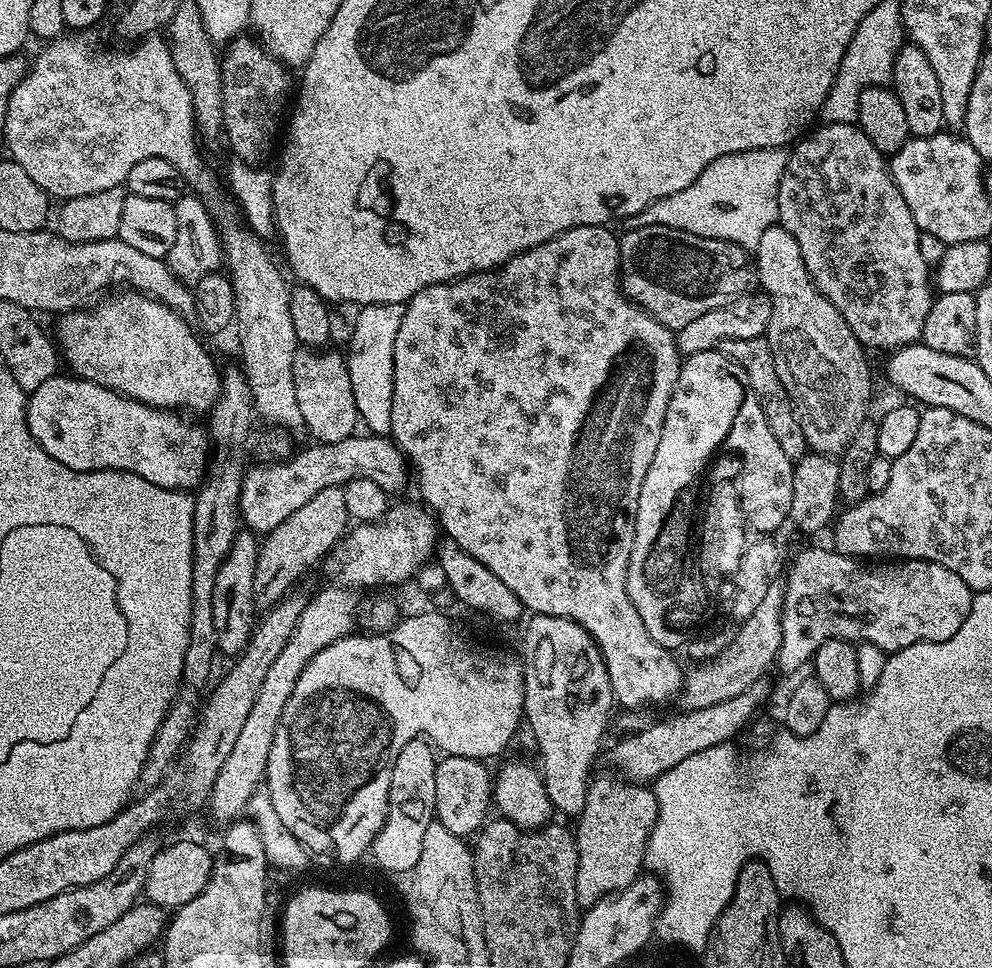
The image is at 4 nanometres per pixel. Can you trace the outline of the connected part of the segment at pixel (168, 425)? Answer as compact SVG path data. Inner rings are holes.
M57 374L42 382L28 396L28 429L44 447L46 454L58 458L62 466L79 472L105 472L113 468L119 472L133 472L154 486L177 490L199 489L206 476L206 432L203 427L183 420L181 413L166 408L152 408L141 400L129 400L120 392L81 380L75 374Z

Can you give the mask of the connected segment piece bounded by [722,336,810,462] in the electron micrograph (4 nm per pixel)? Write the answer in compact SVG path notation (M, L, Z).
M764 336L746 338L745 340L727 340L722 346L725 356L729 356L740 367L741 373L746 377L746 383L752 393L758 398L762 406L762 414L766 414L766 426L770 426L770 434L774 434L778 446L786 453L786 458L792 461L801 460L807 456L810 449L806 436L802 434L800 418L791 400L784 394L780 386L780 379L774 370L774 358L770 354L770 346Z

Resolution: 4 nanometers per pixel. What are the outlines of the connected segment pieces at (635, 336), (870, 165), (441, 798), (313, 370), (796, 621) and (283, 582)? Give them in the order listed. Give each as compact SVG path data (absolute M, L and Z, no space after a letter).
M602 224L571 228L538 246L527 248L525 252L517 252L498 268L461 276L447 284L431 284L415 292L404 309L398 338L394 338L394 402L390 410L390 436L414 469L415 479L416 476L420 479L419 499L438 517L443 535L453 540L460 551L478 558L482 566L498 574L498 578L518 594L521 605L529 613L561 616L584 627L604 656L613 697L619 703L621 700L625 709L634 710L646 700L666 699L671 691L679 691L682 683L682 668L676 665L672 657L675 655L646 634L646 626L642 626L642 618L638 618L638 610L634 610L634 602L630 602L626 590L638 494L642 494L646 470L650 470L650 462L654 462L654 450L658 450L666 406L678 382L682 357L676 347L673 329L659 324L621 292L618 283L620 242L612 230Z
M824 122L821 125L817 132L809 131L803 138L797 139L788 152L786 170L778 186L779 227L787 230L794 238L794 242L798 242L798 250L802 250L802 262L810 274L812 285L831 302L834 310L838 310L838 314L842 314L842 318L846 318L846 326L850 326L850 330L859 338L865 349L905 348L906 345L920 340L926 314L930 314L930 306L934 299L934 288L930 283L930 266L922 262L922 253L919 249L920 227L914 222L914 214L910 214L910 206L906 206L906 198L902 198L898 186L892 181L892 174L884 153L876 149L874 142L866 138L864 131L856 124Z
M445 755L436 765L434 774L434 794L436 795L435 819L450 834L461 838L471 837L479 833L489 819L490 805L494 800L494 776L488 773L488 764L483 760L466 758L465 756Z
M300 350L294 358L294 394L302 410L303 427L313 432L317 441L329 444L353 435L358 428L354 390L350 386L348 361L328 350Z
M804 548L796 556L796 561L792 564L792 569L788 572L788 581L784 584L784 592L782 591L782 623L784 625L784 643L782 645L783 655L788 655L788 668L792 672L796 672L804 663L811 661L815 657L816 652L828 640L850 640L859 642L874 642L874 646L878 646L886 654L891 654L902 650L906 646L914 646L915 644L923 644L925 640L930 642L942 642L949 640L956 631L962 626L962 622L966 622L966 618L972 609L973 591L966 586L966 582L962 582L962 578L958 578L958 574L954 574L954 570L946 570L946 566L938 566L929 560L906 560L903 562L880 562L877 568L863 568L861 561L855 556L843 556L841 552L828 548Z
M343 487L323 488L306 502L306 506L298 506L272 532L263 537L260 544L258 562L254 570L254 598L252 603L257 609L267 610L280 603L289 595L292 583L307 568L312 568L336 543L345 539L350 528L350 517L346 510L346 498Z

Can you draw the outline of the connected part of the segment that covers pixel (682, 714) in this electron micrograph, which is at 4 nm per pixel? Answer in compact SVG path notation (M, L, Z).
M767 679L755 680L742 694L734 694L734 698L726 698L726 702L714 702L714 706L706 706L706 710L677 711L677 716L668 716L649 728L641 727L633 731L612 752L612 760L625 781L647 785L662 775L666 770L678 766L682 758L690 758L690 754L698 754L702 750L710 750L710 746L729 743L748 724L748 719L760 708L760 703L768 696Z

